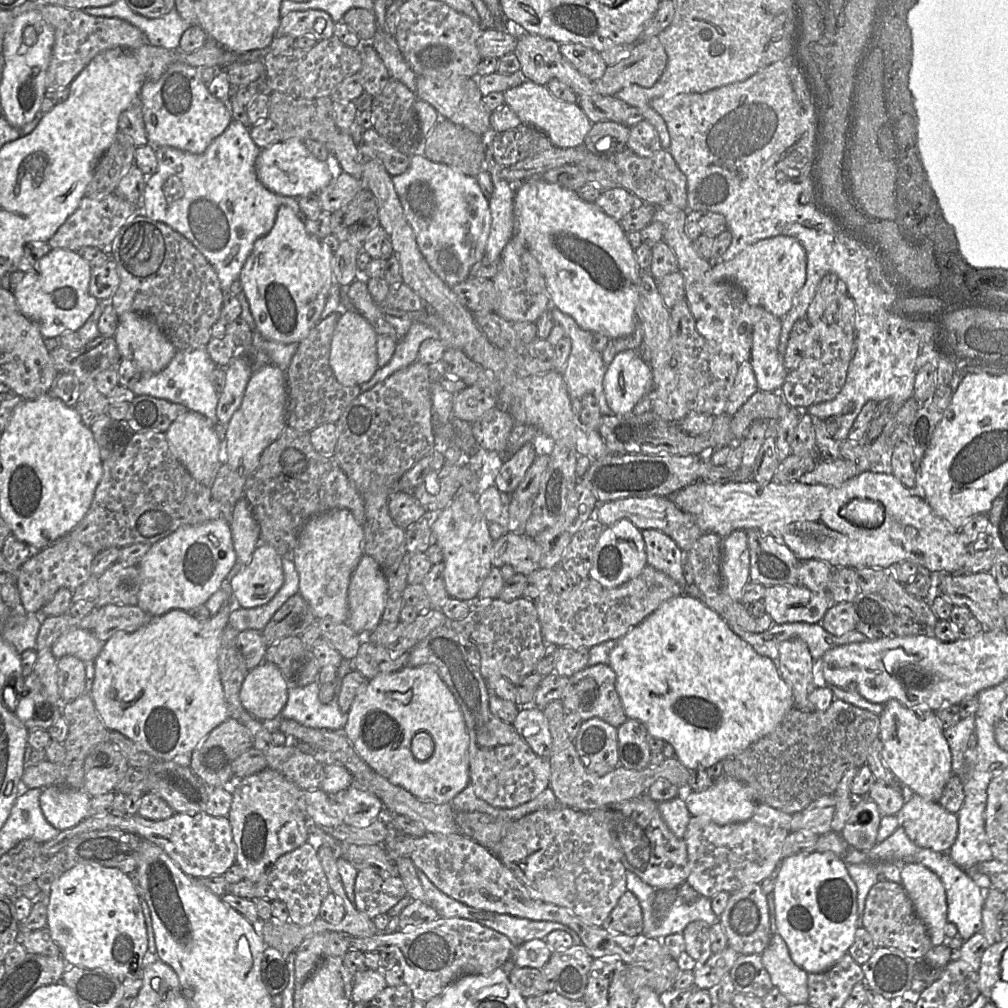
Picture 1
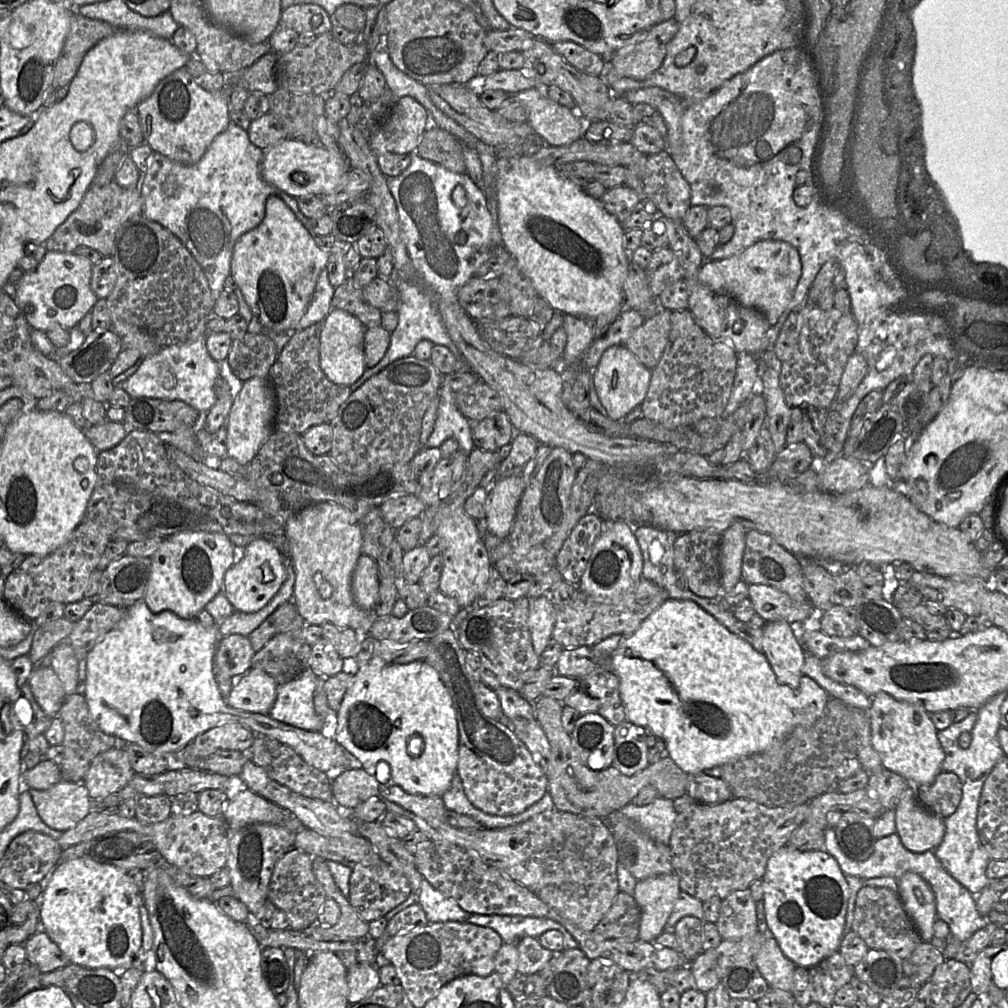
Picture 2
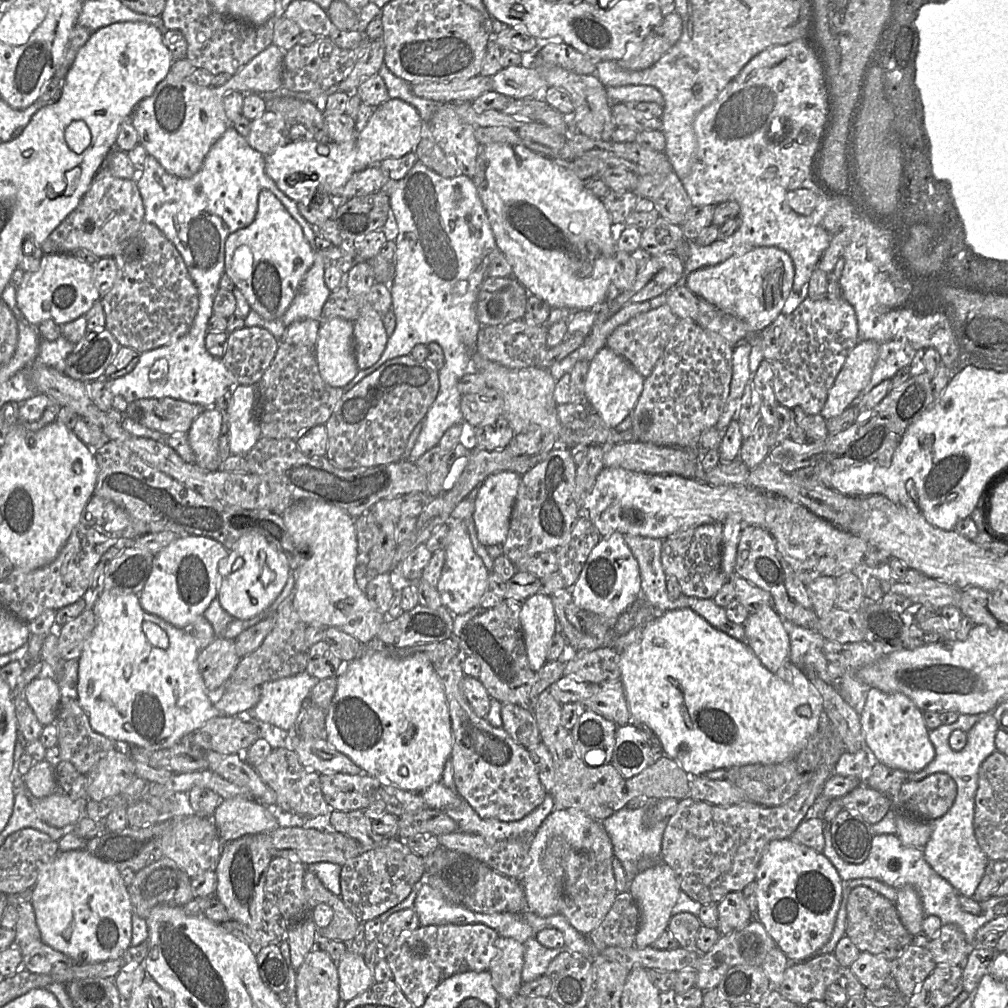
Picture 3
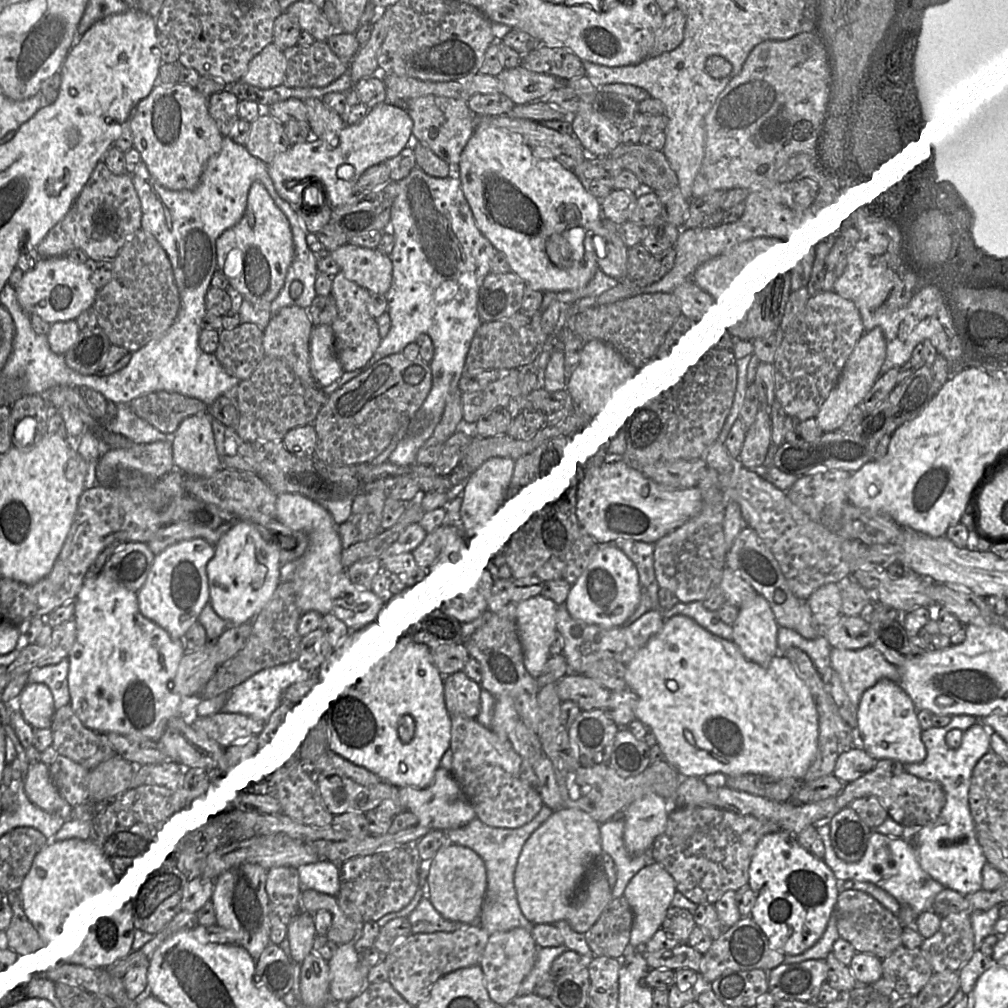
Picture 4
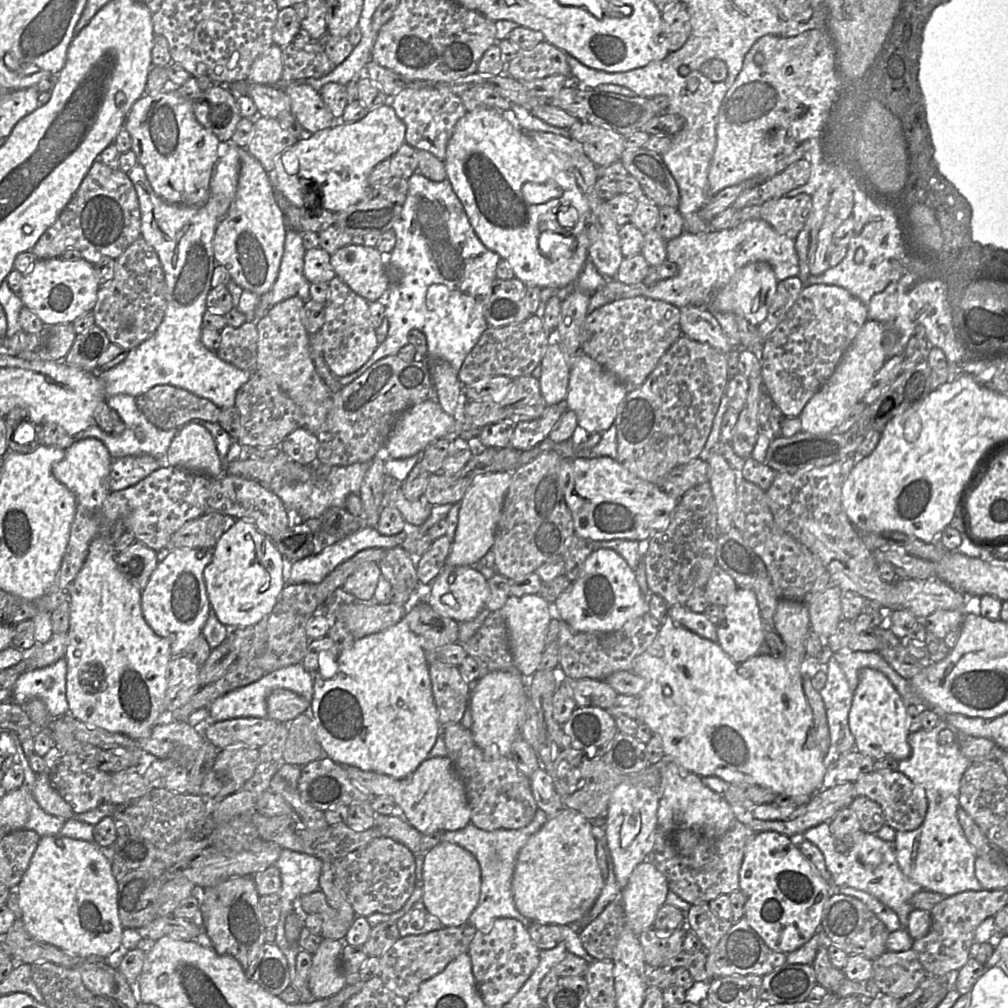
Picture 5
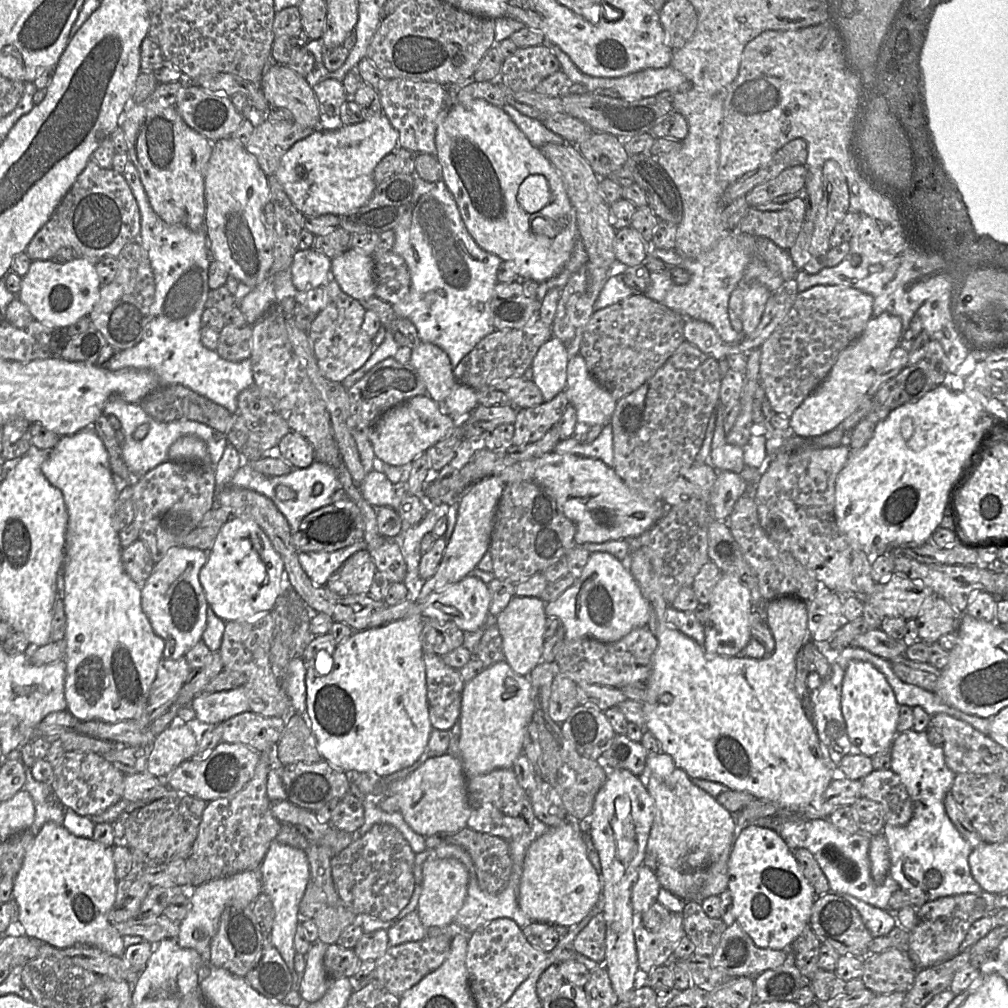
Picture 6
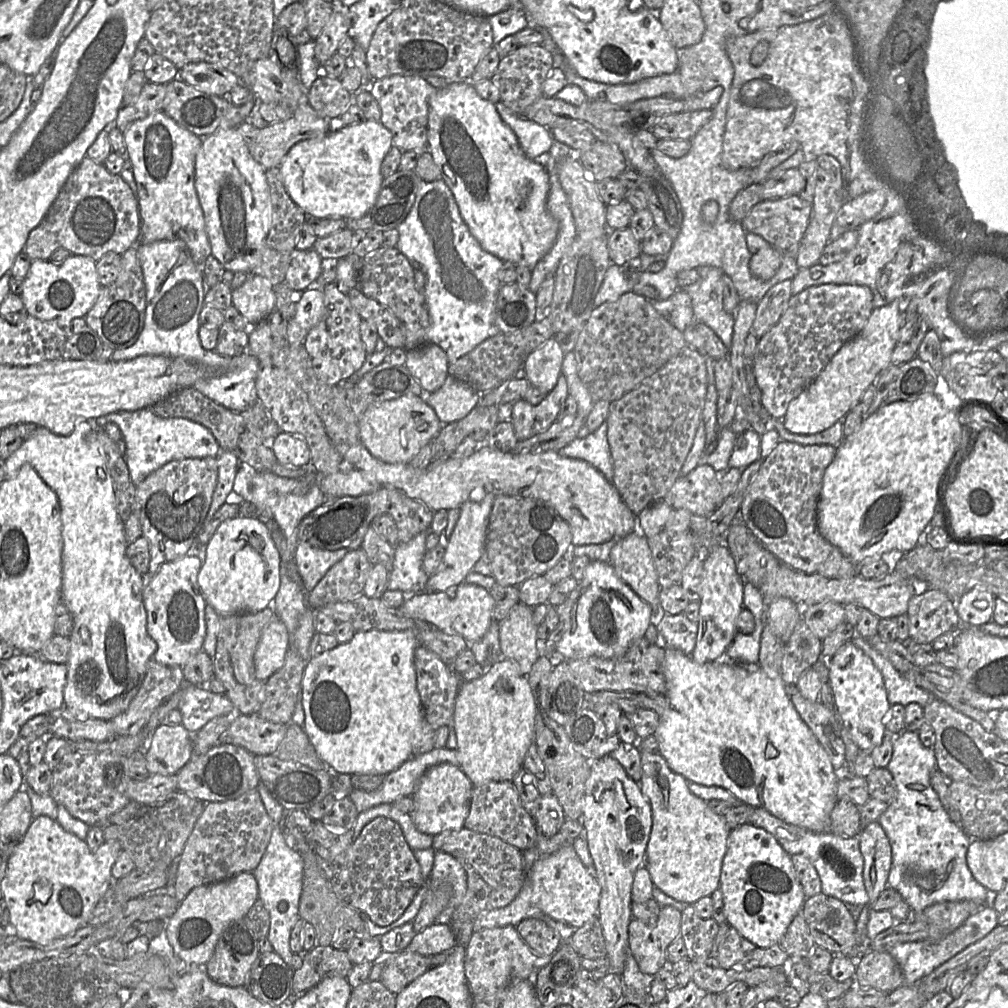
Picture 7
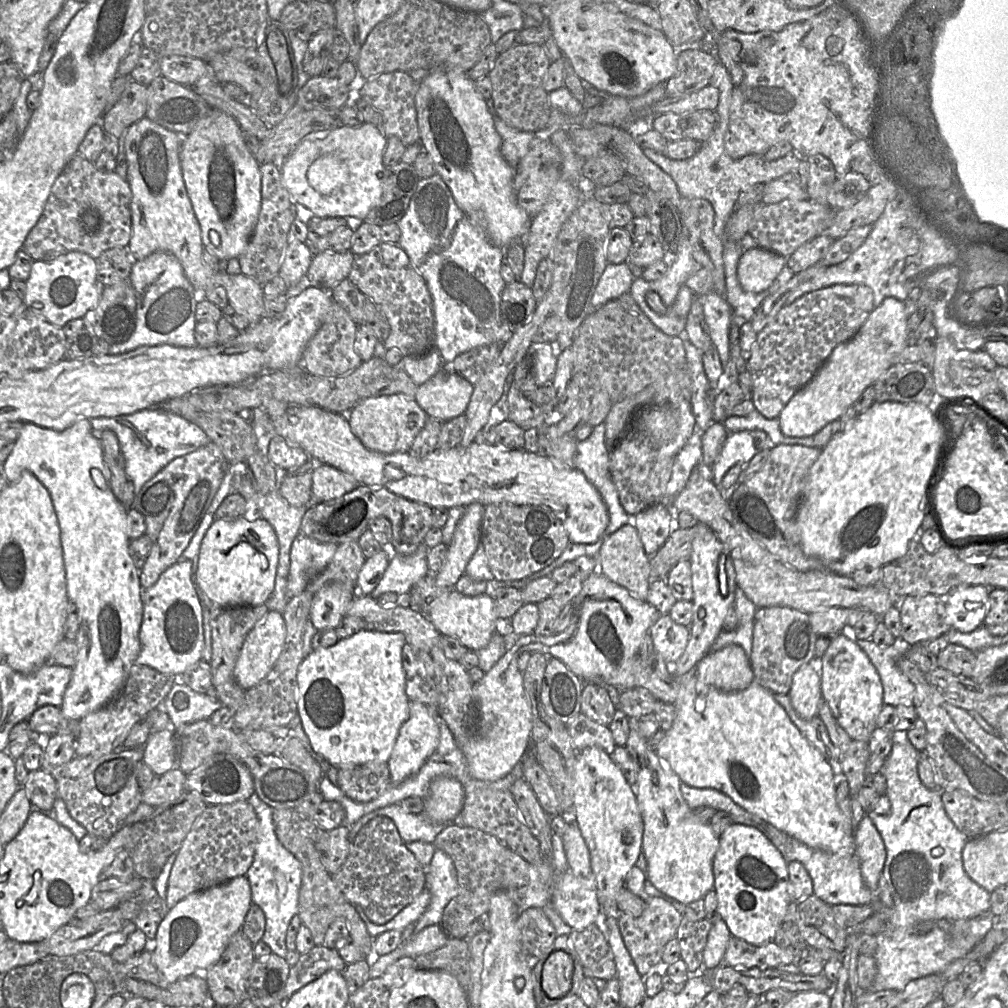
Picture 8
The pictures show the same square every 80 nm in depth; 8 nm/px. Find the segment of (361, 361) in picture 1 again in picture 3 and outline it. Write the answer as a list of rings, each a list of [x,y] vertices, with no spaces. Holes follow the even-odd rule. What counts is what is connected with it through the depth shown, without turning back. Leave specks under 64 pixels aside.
[[[339,317],[321,322],[316,357],[322,379],[332,387],[346,386],[359,372],[354,353],[353,322]]]

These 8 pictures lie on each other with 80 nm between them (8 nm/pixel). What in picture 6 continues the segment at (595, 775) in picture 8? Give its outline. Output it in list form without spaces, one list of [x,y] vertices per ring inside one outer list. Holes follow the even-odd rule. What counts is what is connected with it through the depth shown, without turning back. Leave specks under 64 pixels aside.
[[[608,769],[588,820],[589,835],[598,852],[603,876],[601,896],[606,922],[605,967],[618,1001],[627,1001],[635,991],[635,975],[639,970],[631,894],[647,850],[654,821],[654,800],[642,779],[625,769]]]

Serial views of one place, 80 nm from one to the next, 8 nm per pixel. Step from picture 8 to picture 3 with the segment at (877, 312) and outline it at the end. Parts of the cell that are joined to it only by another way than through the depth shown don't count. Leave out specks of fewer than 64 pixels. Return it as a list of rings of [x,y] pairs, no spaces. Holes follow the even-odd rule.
[[[873,340],[859,341],[847,355],[820,412],[825,420],[842,414],[871,379],[879,355]]]

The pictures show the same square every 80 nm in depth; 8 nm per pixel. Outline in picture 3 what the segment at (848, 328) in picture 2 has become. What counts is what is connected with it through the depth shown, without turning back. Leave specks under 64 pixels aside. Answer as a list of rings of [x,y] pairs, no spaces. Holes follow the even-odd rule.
[[[824,298],[804,299],[790,312],[790,323],[785,333],[785,340],[776,359],[772,360],[773,388],[780,405],[793,409],[801,408],[808,415],[821,412],[828,396],[828,391],[840,372],[847,355],[858,343],[858,324],[854,308],[844,299]]]

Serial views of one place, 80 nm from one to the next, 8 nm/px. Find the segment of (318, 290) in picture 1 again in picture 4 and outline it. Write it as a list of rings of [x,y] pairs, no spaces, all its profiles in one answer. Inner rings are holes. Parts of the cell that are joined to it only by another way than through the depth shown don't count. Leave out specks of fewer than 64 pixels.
[[[261,182],[252,183],[243,217],[217,238],[216,252],[218,269],[243,298],[252,304],[270,304],[277,297],[294,257],[294,245],[287,217]]]

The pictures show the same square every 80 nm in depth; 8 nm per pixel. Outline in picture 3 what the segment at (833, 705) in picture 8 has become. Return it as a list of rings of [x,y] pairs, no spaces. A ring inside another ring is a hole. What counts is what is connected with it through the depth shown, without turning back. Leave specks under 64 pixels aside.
[[[871,688],[860,711],[860,722],[869,756],[874,762],[911,773],[924,769],[935,757],[923,711],[902,693],[886,693]]]

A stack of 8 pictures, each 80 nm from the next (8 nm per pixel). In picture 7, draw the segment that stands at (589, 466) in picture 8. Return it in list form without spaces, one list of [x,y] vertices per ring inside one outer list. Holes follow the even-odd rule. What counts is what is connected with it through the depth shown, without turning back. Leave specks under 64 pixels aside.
[[[604,421],[597,430],[585,438],[576,437],[558,452],[569,458],[582,459],[598,469],[612,482],[614,468],[607,439],[607,423]]]

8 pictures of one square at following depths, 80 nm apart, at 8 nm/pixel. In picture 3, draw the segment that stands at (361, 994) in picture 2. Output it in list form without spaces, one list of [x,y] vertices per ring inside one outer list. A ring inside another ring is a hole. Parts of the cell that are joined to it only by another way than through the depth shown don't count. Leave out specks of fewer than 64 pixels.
[[[346,951],[337,963],[339,976],[339,996],[350,1001],[366,991],[375,982],[373,971],[364,963],[362,956]]]

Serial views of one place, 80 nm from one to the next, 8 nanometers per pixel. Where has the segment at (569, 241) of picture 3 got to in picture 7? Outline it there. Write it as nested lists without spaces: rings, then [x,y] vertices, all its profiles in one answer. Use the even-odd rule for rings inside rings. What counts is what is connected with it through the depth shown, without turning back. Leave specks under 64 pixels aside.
[[[470,81],[451,83],[437,89],[429,100],[427,151],[450,188],[459,212],[472,235],[486,251],[504,262],[532,269],[554,245],[559,225],[547,210],[549,173],[528,158],[513,130],[501,119],[495,104],[480,97]]]

